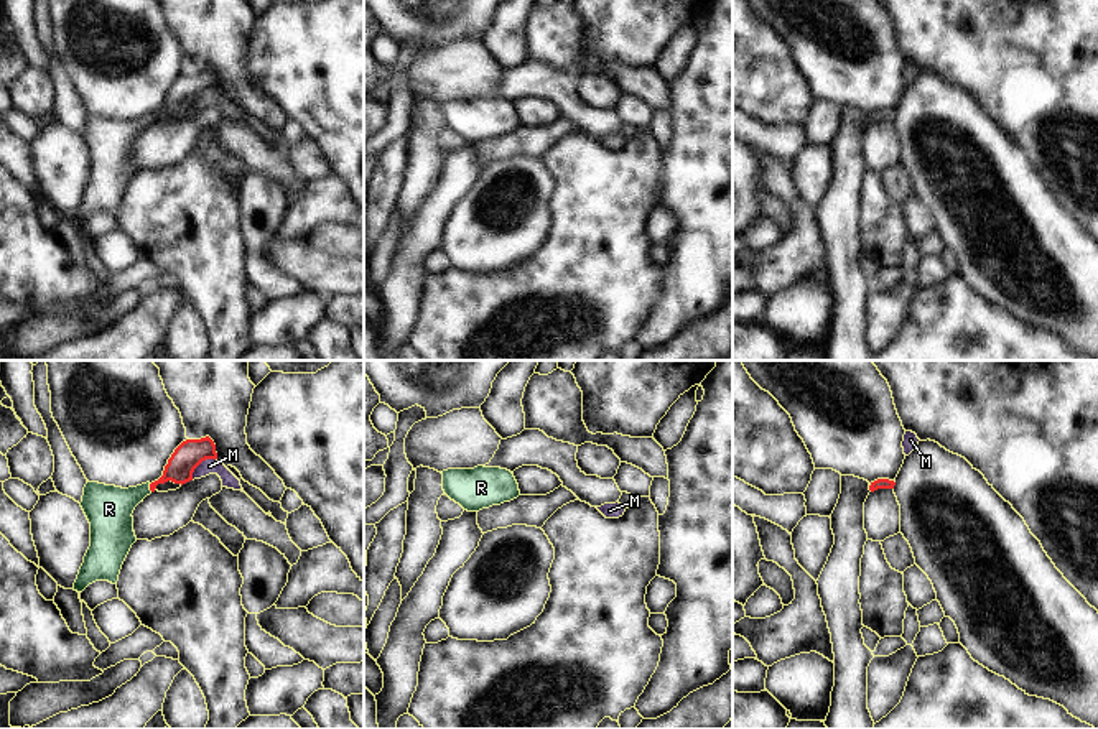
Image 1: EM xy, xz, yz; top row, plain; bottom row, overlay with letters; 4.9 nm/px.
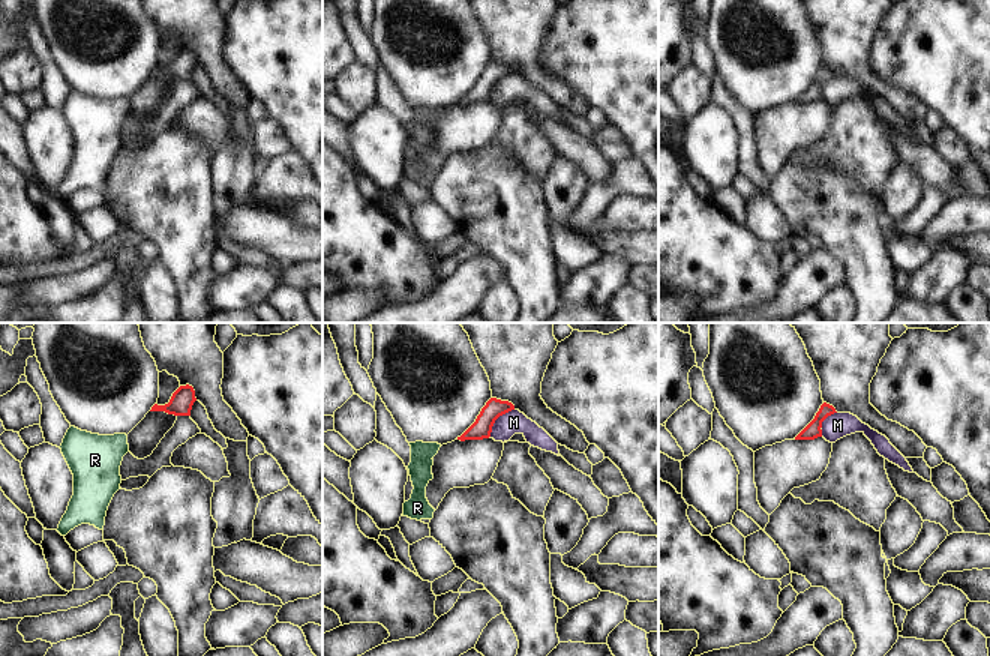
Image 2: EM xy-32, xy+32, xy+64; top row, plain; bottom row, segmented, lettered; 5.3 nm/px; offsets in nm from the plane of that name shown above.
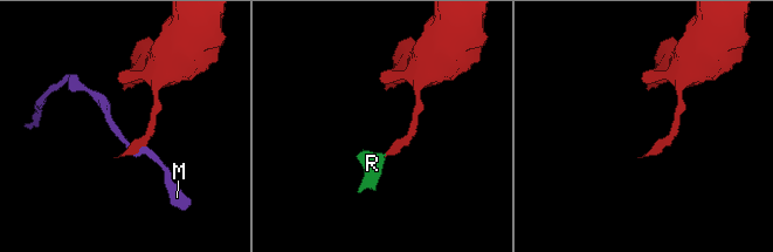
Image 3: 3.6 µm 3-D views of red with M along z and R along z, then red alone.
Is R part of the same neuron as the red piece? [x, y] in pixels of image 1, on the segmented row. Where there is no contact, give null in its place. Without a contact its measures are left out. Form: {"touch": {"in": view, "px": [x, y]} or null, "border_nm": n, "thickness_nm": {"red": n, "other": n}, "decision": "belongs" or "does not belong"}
{"touch": {"in": "xy", "px": [150, 487]}, "border_nm": 40, "thickness_nm": {"red": 140, "other": 220}, "decision": "belongs"}

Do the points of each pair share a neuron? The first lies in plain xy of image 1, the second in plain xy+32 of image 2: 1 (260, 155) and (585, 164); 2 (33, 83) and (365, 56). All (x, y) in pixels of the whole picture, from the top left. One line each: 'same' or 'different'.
1: same
2: different

